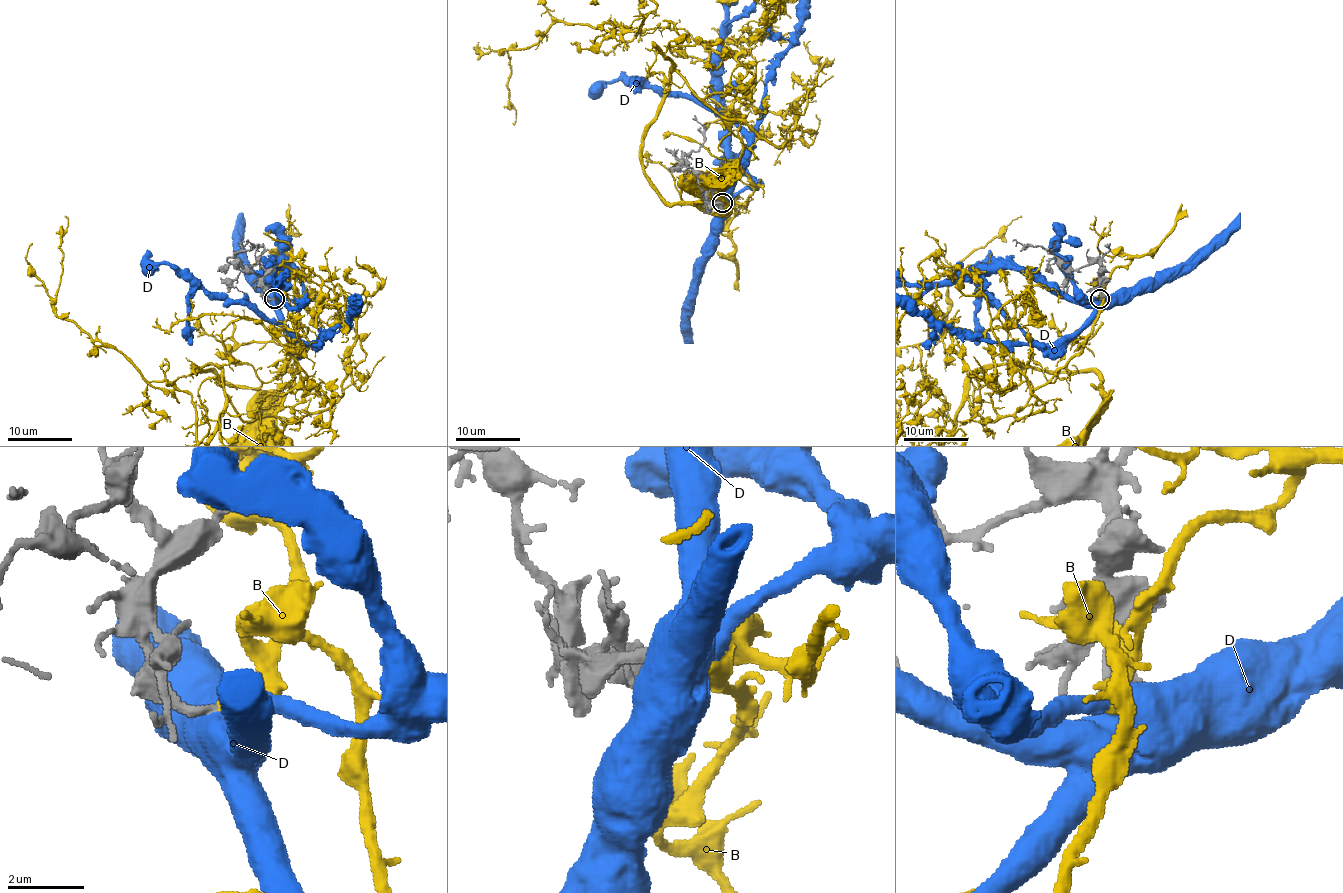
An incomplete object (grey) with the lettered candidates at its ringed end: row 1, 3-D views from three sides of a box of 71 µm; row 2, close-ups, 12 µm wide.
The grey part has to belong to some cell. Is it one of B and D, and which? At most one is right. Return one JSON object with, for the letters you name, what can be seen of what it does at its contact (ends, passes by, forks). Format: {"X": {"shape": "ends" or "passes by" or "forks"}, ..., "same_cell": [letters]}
{"B": {"shape": "ends"}, "same_cell": ["B"]}

